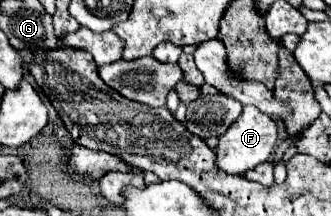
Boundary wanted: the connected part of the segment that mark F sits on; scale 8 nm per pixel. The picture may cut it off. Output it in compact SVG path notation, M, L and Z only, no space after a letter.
M245 107L239 119L219 137L219 143L215 147L215 165L225 173L245 175L249 169L271 159L275 141L277 141L277 125L255 107Z

